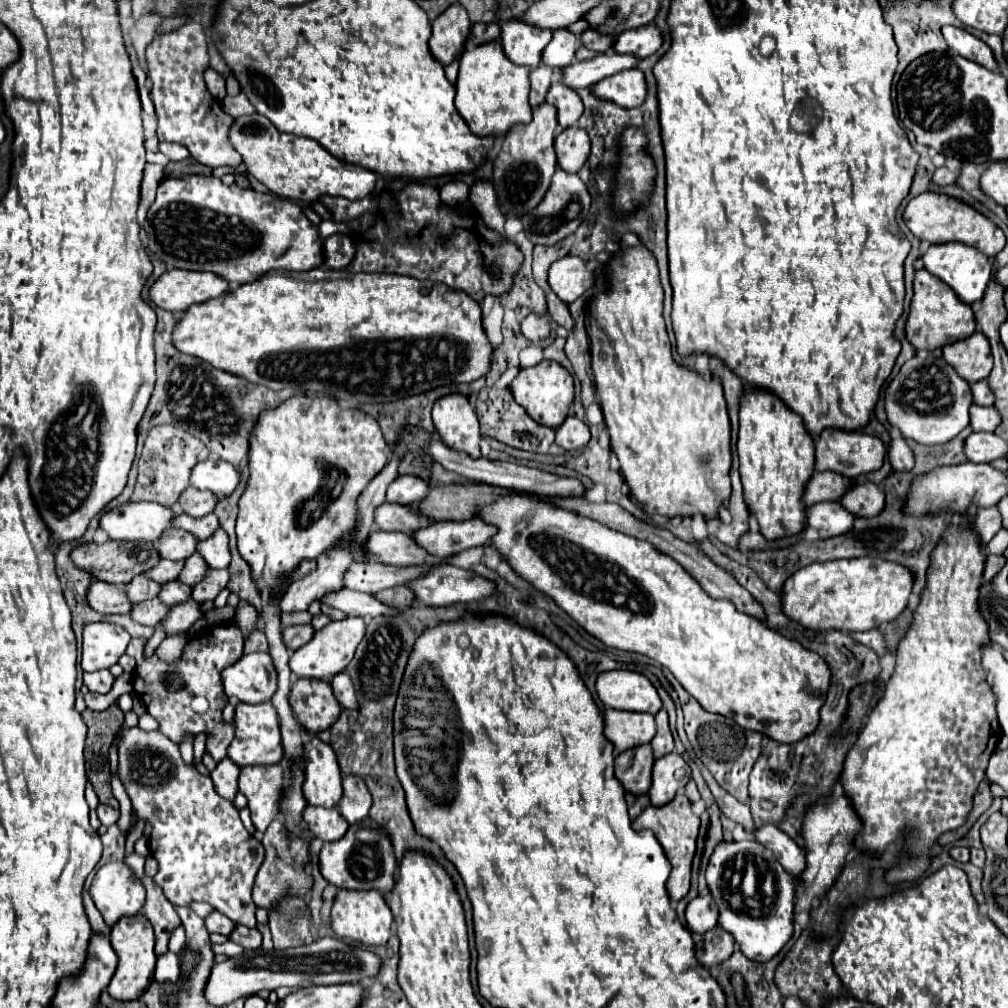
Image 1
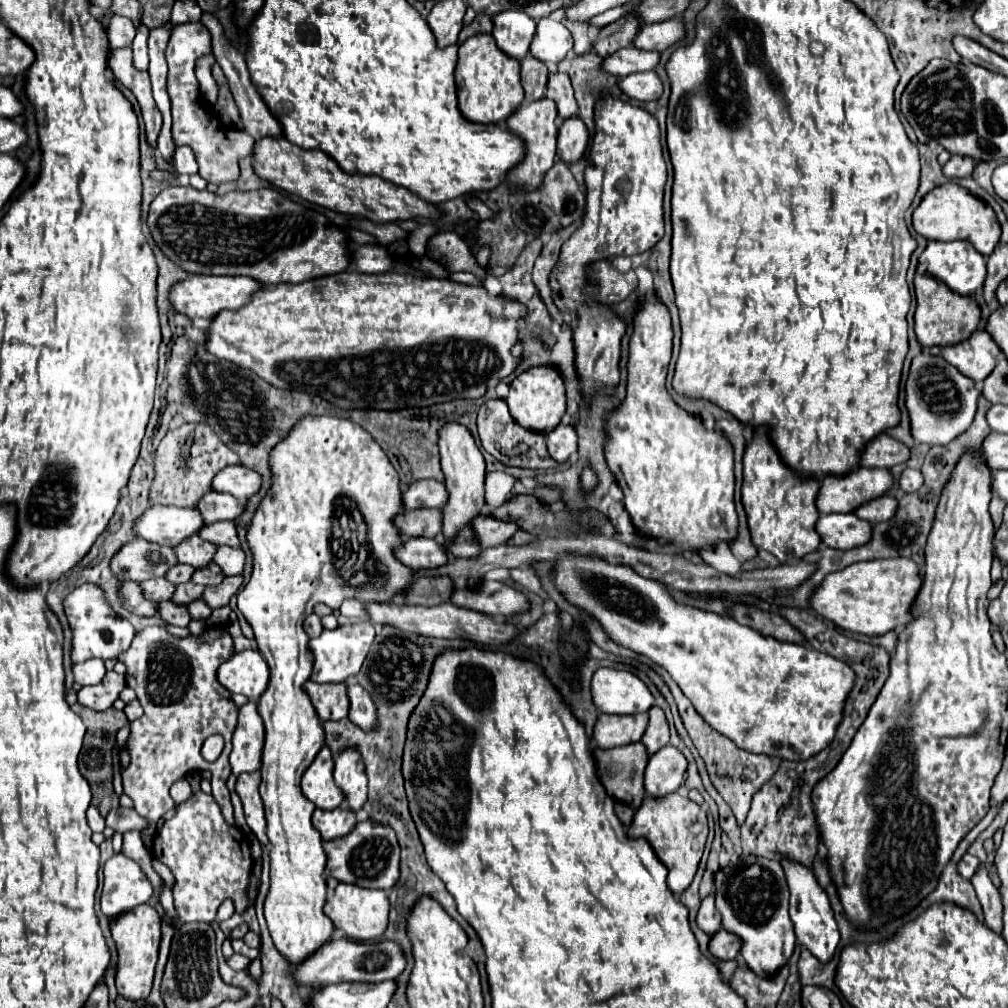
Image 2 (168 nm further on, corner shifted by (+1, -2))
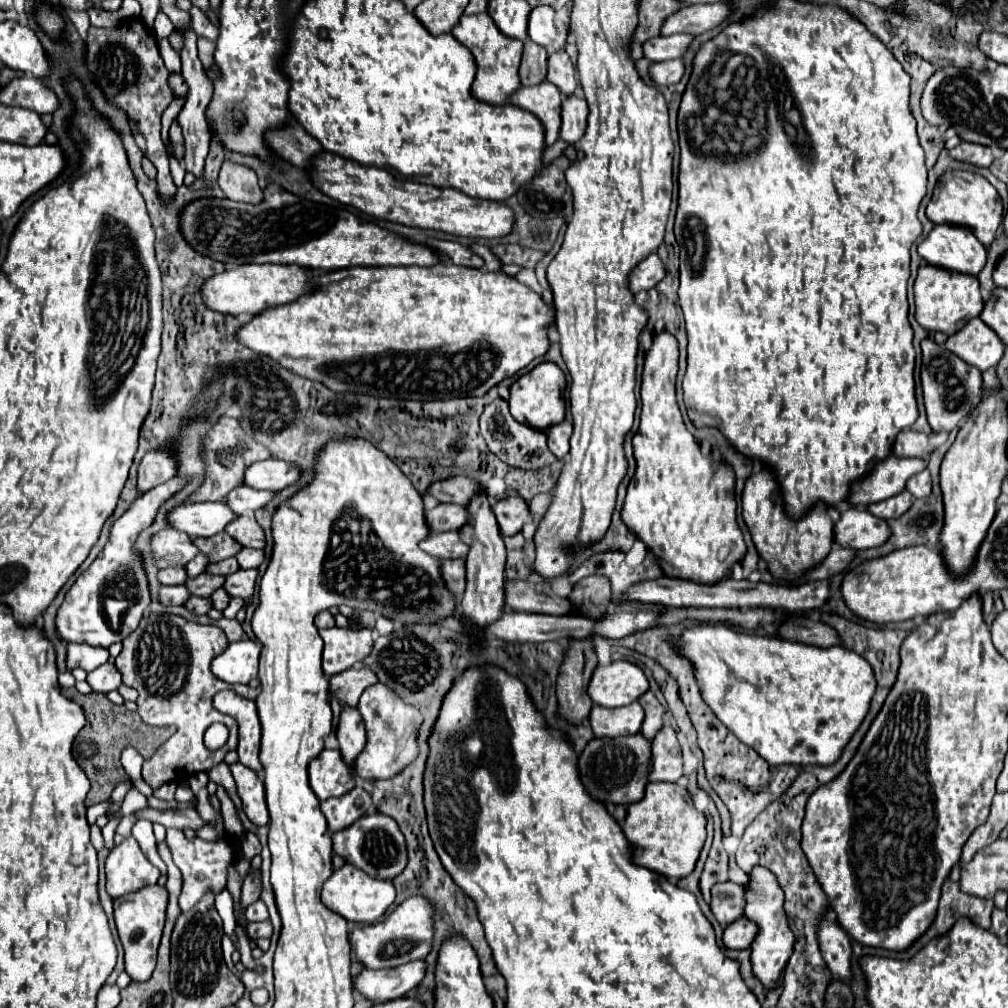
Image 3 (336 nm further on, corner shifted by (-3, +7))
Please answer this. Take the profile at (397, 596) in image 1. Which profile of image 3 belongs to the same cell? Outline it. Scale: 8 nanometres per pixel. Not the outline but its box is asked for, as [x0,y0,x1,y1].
[441,559,465,599]

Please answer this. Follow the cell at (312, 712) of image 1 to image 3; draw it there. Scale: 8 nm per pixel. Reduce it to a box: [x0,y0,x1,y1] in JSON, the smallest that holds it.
[329,667,377,707]

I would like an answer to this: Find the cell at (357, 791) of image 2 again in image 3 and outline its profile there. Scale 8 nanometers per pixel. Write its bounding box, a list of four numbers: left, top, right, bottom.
[335,707,365,767]

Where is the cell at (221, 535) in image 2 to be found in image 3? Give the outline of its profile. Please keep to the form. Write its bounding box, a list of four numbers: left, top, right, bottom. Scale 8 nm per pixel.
[225,515,265,549]

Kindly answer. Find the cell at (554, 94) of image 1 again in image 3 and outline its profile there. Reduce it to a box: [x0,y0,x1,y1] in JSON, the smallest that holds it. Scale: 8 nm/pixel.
[547,51,577,97]

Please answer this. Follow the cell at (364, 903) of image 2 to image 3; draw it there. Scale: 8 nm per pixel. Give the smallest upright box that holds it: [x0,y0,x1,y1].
[321,863,395,925]

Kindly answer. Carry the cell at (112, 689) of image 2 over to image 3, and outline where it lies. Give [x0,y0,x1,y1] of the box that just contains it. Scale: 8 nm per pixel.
[87,663,121,695]

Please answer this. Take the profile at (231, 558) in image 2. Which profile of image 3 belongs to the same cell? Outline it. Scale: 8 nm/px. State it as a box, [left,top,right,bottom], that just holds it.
[235,547,263,569]

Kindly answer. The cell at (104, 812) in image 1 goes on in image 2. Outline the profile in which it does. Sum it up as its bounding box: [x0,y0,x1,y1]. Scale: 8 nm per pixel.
[107,808,149,832]

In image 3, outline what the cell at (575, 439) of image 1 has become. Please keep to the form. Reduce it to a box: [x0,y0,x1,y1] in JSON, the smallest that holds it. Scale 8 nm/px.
[547,421,573,459]

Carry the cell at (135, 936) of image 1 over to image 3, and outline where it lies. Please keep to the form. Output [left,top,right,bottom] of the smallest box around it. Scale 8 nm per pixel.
[113,885,167,981]

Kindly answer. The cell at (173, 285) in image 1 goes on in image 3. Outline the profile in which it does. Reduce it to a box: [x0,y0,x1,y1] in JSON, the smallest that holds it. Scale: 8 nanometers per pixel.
[201,263,311,321]

